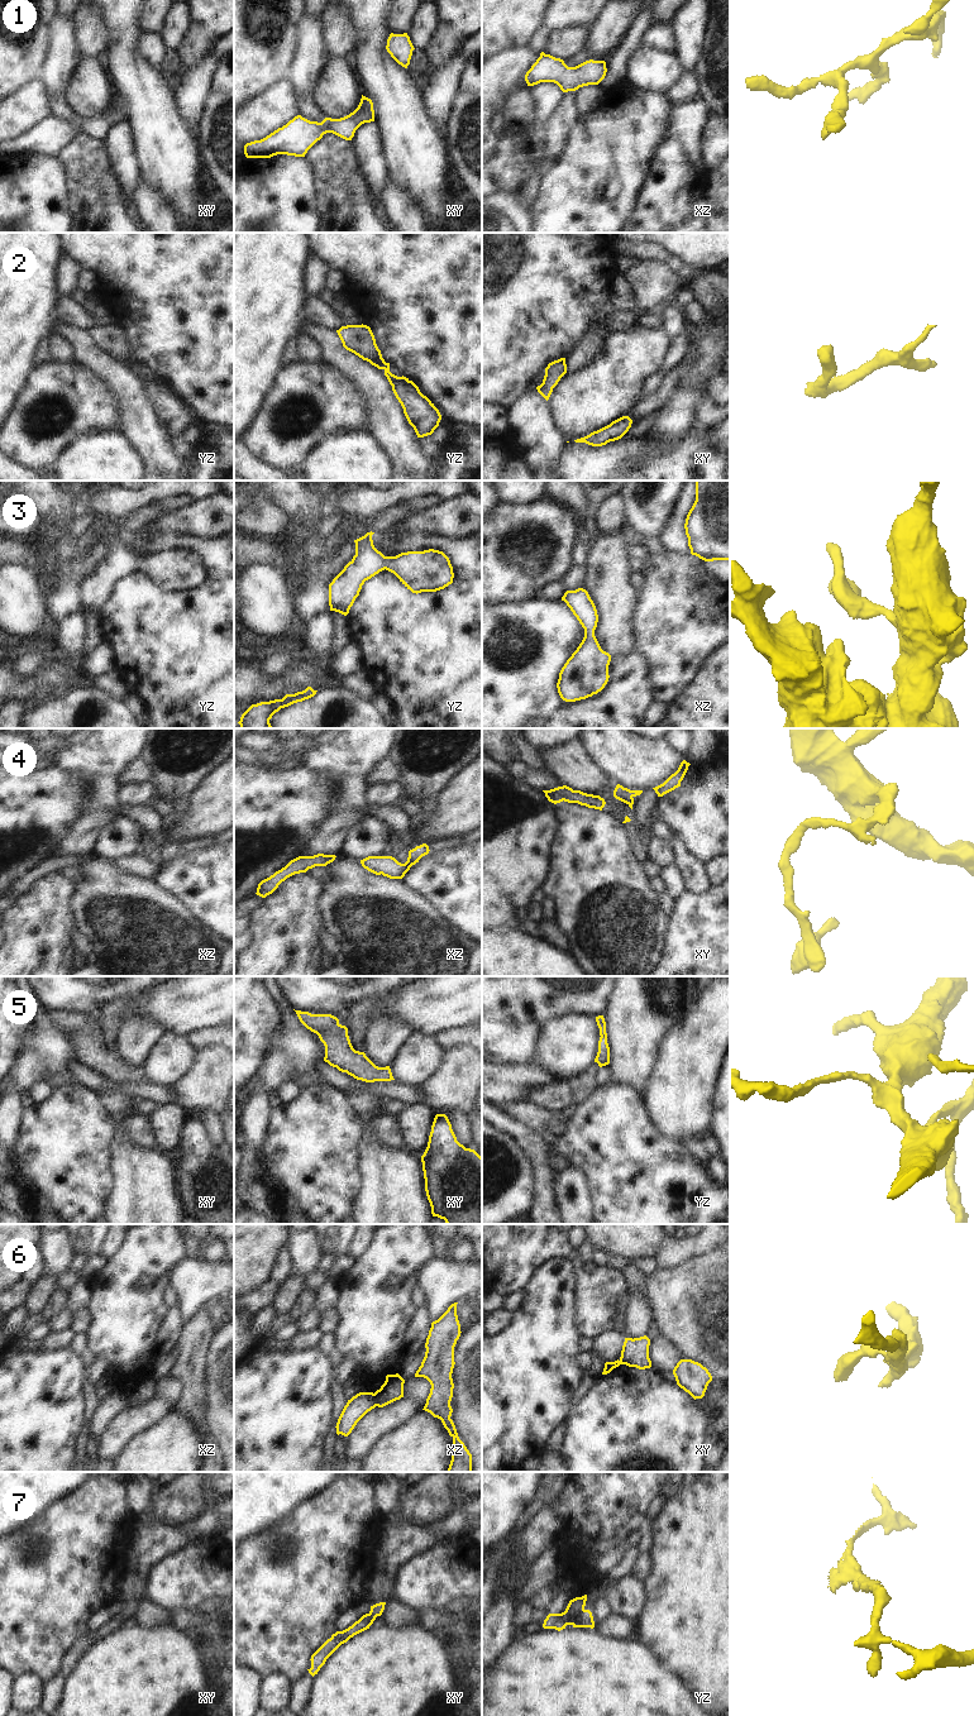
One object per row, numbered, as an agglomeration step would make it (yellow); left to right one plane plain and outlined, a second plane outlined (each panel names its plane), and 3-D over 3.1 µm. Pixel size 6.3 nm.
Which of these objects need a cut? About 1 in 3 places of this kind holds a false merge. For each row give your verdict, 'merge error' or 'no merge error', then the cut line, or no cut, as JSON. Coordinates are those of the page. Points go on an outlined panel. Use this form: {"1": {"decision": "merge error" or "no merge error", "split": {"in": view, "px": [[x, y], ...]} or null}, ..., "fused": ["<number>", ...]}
{"1": {"decision": "no merge error", "split": null}, "2": {"decision": "no merge error", "split": null}, "3": {"decision": "no merge error", "split": null}, "4": {"decision": "no merge error", "split": null}, "5": {"decision": "no merge error", "split": null}, "6": {"decision": "merge error", "split": {"in": "xz", "px": [[373, 1394], [376, 1405]]}}, "7": {"decision": "merge error", "split": {"in": "yz", "px": [[585, 1610], [576, 1616], [564, 1612]]}}, "fused": ["6", "7"]}

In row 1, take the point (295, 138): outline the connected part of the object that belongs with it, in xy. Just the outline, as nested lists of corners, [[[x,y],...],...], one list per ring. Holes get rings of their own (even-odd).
[[[362,95],[358,107],[340,119],[325,118],[321,123],[295,116],[266,138],[244,145],[247,158],[271,158],[277,154],[305,157],[307,150],[326,133],[352,140],[364,123],[374,121],[373,102]]]

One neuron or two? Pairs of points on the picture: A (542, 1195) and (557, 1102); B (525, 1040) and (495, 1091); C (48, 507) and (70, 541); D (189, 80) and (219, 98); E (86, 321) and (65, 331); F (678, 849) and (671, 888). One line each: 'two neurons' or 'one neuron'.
A: two neurons
B: two neurons
C: two neurons
D: two neurons
E: two neurons
F: two neurons

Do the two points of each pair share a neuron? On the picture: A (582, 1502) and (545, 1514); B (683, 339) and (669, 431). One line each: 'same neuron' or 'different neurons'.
A: different neurons
B: different neurons

